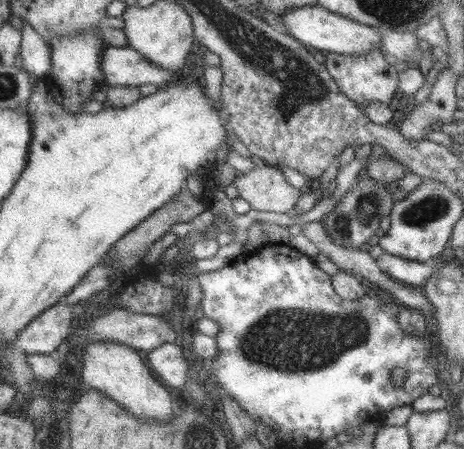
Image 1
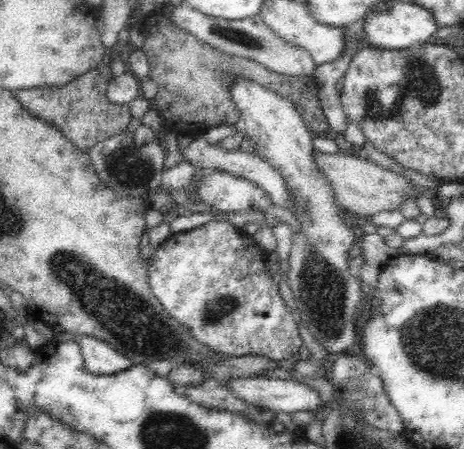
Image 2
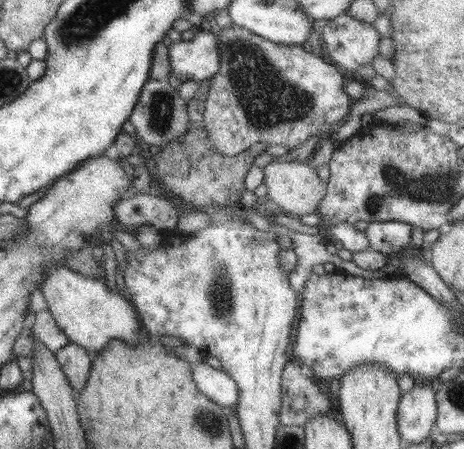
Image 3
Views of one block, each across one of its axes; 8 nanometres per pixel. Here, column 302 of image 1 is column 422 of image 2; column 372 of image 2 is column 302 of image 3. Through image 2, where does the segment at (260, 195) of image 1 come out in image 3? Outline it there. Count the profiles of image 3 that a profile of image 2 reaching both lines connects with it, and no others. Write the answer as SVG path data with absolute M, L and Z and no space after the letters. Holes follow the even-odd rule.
M287 158L271 161L263 169L262 184L267 187L266 202L276 211L286 212L288 215L299 216L316 213L317 205L325 196L325 183L317 177L316 170L311 164L293 162Z

